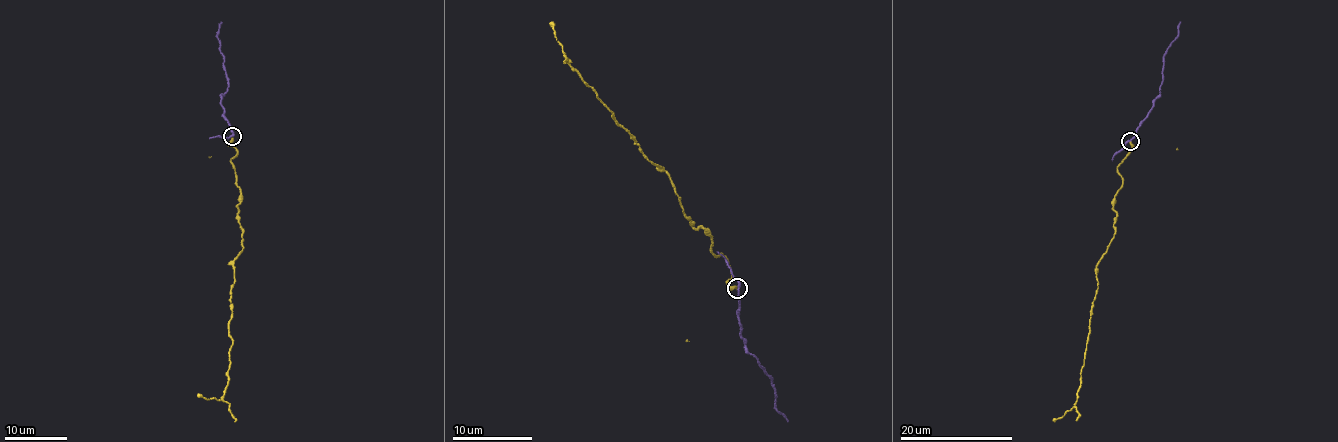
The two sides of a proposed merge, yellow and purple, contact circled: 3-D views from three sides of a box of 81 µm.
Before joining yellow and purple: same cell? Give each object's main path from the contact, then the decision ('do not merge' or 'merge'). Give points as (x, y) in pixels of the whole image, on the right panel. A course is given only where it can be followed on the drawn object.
yellow via (1130, 142), (1118, 168), (1115, 233), (1096, 267), (1081, 386), (1073, 407), (1054, 419) | purple via (1130, 140), (1159, 95), (1165, 52), (1177, 36), (1180, 21) | do not merge

